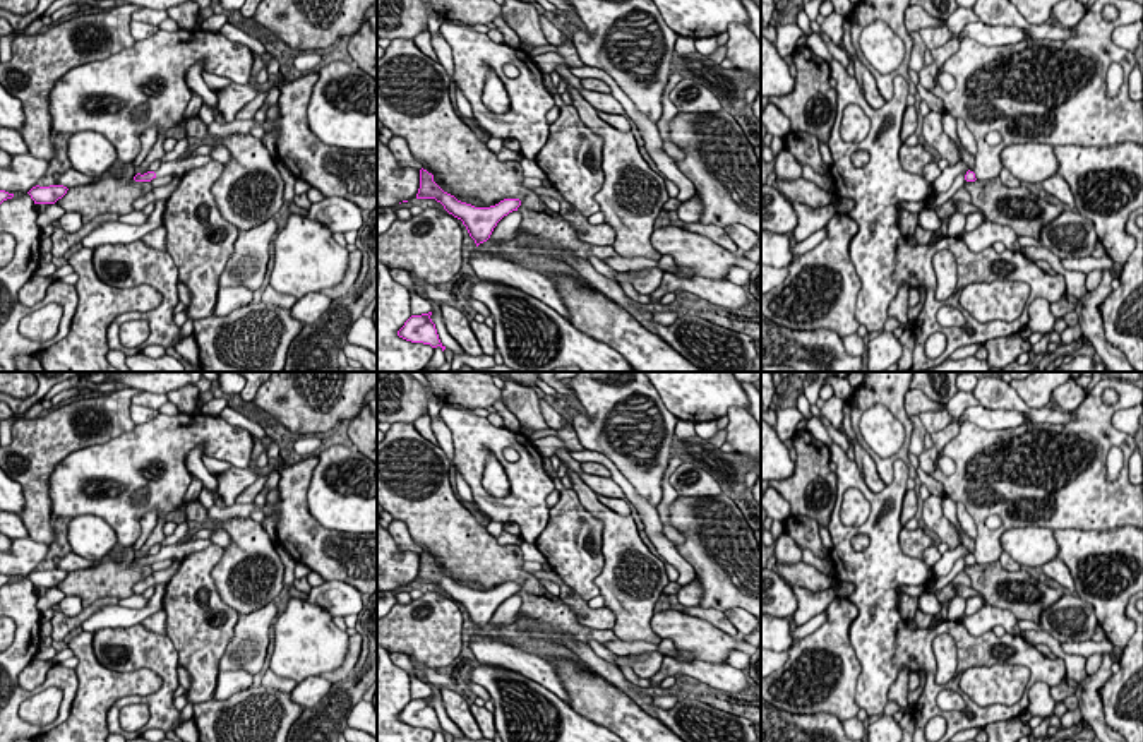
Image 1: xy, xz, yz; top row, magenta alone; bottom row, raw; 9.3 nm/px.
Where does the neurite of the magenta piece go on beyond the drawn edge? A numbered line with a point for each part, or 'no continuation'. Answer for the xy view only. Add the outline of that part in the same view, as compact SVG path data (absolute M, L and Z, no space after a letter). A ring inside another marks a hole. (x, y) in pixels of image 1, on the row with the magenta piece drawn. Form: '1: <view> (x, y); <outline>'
1: xy (179, 167); M185 156L182 159L161 163L154 171L156 177L183 177L187 171L204 166L209 161L214 161L211 156Z

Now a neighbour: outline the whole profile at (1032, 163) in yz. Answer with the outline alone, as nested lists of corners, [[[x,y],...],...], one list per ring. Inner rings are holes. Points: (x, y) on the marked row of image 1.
[[[1040,142],[1013,144],[1001,153],[1002,168],[1030,187],[1038,187],[1049,177],[1057,175],[1054,147]]]

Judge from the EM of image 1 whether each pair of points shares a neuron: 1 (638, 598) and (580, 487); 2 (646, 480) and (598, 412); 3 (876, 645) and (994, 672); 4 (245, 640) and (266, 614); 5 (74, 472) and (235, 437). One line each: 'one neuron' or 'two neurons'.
1: one neuron
2: one neuron
3: two neurons
4: one neuron
5: one neuron

